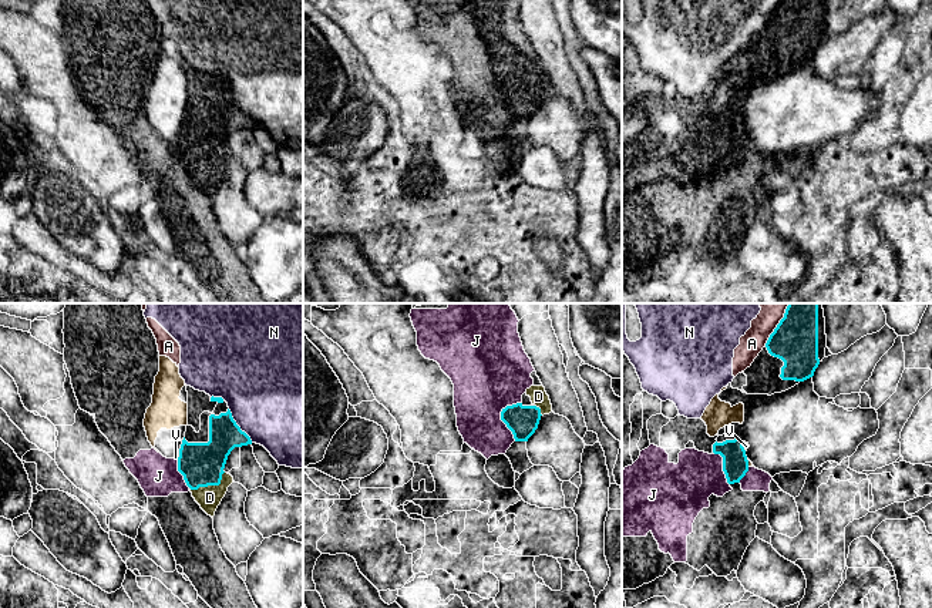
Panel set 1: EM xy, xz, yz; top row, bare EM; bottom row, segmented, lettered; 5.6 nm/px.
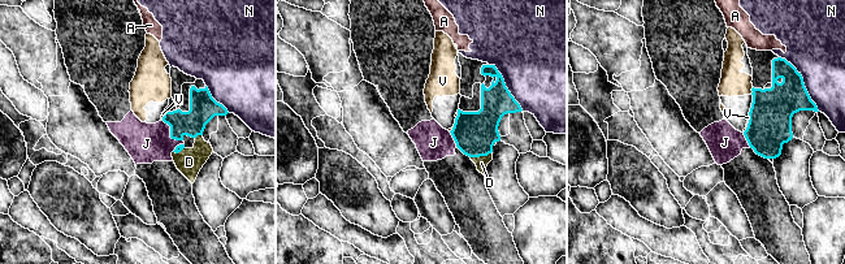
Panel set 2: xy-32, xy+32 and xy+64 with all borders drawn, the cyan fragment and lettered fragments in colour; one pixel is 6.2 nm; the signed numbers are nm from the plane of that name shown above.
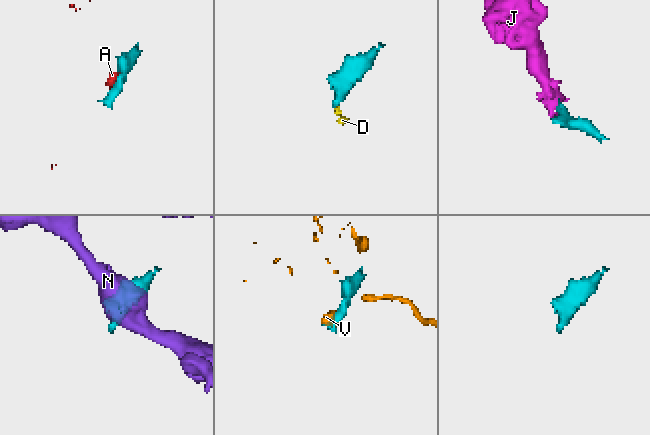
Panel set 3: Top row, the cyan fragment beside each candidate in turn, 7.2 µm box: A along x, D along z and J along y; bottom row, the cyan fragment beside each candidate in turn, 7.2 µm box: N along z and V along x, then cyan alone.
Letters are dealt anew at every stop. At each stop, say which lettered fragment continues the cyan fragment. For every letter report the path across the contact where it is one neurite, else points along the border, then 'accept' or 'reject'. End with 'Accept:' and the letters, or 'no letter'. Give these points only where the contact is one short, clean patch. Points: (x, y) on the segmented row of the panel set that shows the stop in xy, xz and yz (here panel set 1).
A: reject
D: runs through xy (202, 464), (204, 476), (209, 484), (209, 497); accept
J: border along xz (521, 402), (508, 405), (501, 412), (501, 420), (515, 440); reject
N: reject
V: border along yz (742, 442), (746, 450); reject
Accept: D

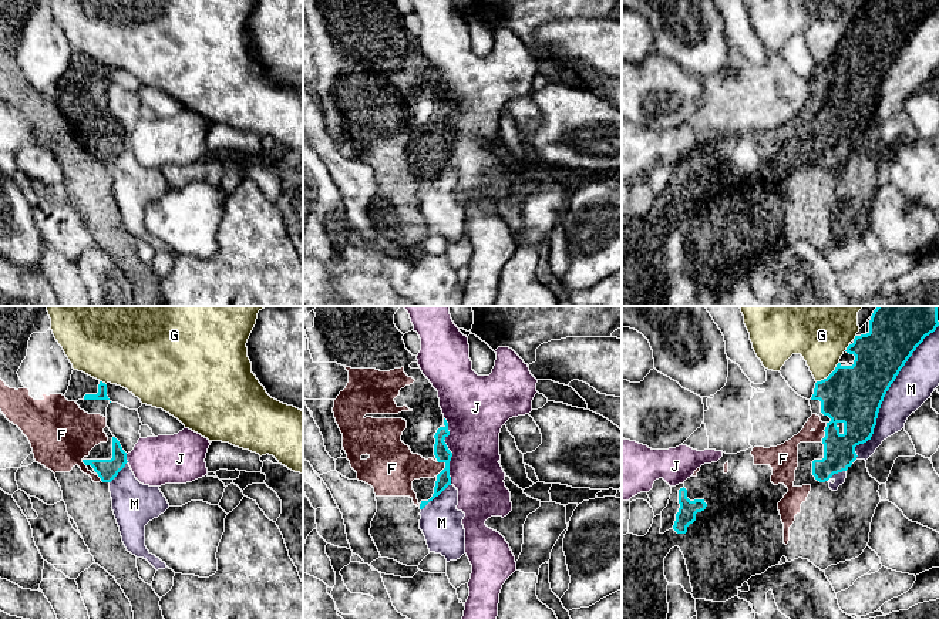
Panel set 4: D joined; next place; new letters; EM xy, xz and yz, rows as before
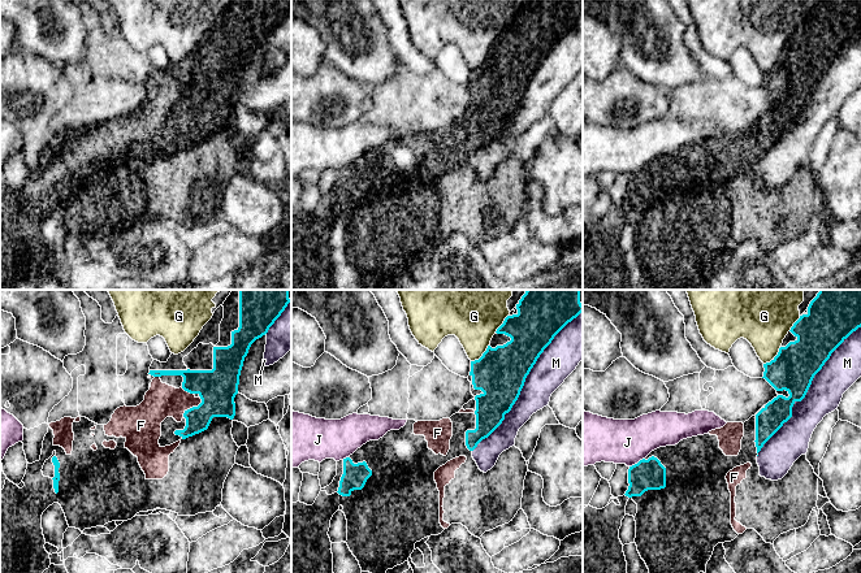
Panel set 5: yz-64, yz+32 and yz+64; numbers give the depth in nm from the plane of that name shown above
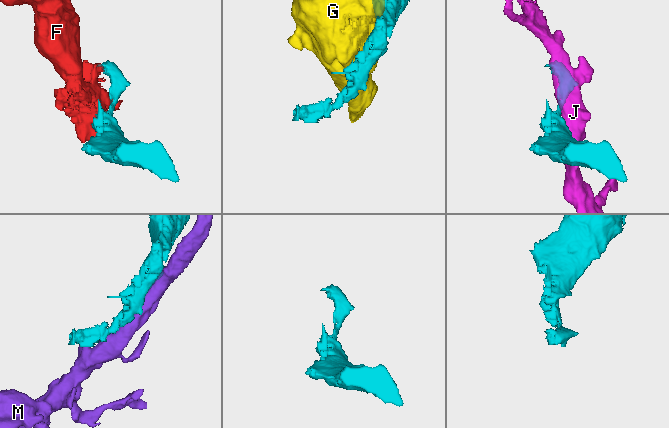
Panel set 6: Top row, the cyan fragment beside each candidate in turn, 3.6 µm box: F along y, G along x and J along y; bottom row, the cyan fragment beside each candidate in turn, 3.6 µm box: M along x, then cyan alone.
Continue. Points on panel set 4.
F: border along xz (444, 461), (444, 467), (436, 475); reject
G: reject
J: reject
M: reject
Accept: no letter

